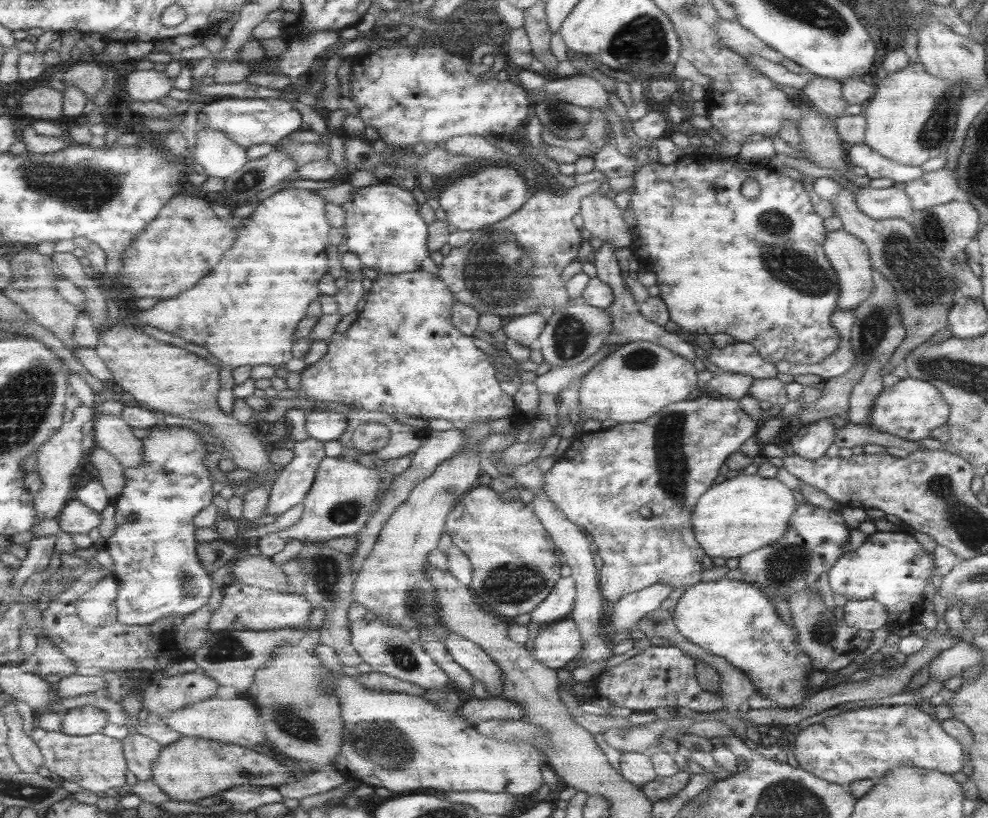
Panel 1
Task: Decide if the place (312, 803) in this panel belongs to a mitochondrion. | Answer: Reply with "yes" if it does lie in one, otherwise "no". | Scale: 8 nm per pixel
no

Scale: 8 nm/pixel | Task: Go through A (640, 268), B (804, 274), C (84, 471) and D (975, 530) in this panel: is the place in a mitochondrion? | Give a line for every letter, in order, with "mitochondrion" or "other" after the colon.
A: other
B: mitochondrion
C: other
D: mitochondrion

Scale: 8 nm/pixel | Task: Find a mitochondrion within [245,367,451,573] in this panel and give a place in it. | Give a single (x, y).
(345, 512)

